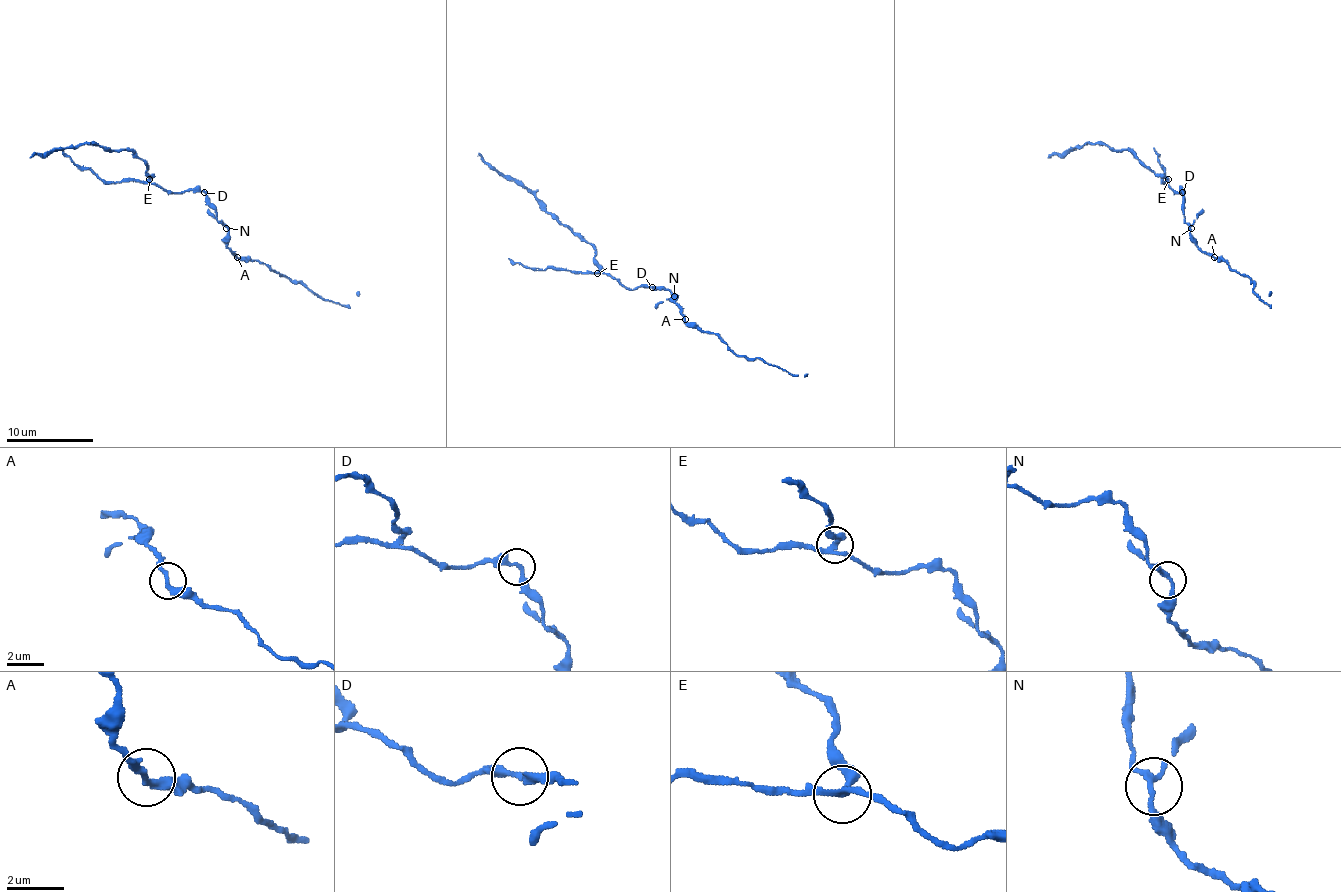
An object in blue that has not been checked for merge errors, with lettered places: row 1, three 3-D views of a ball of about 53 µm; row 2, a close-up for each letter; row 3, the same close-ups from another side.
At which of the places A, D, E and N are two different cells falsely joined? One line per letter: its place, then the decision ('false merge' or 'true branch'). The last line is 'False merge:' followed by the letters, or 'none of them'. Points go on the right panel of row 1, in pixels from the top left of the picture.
A: place (1214, 257); true branch
D: place (1182, 192); true branch
E: place (1168, 179); false merge
N: place (1191, 228); true branch
False merge: E

